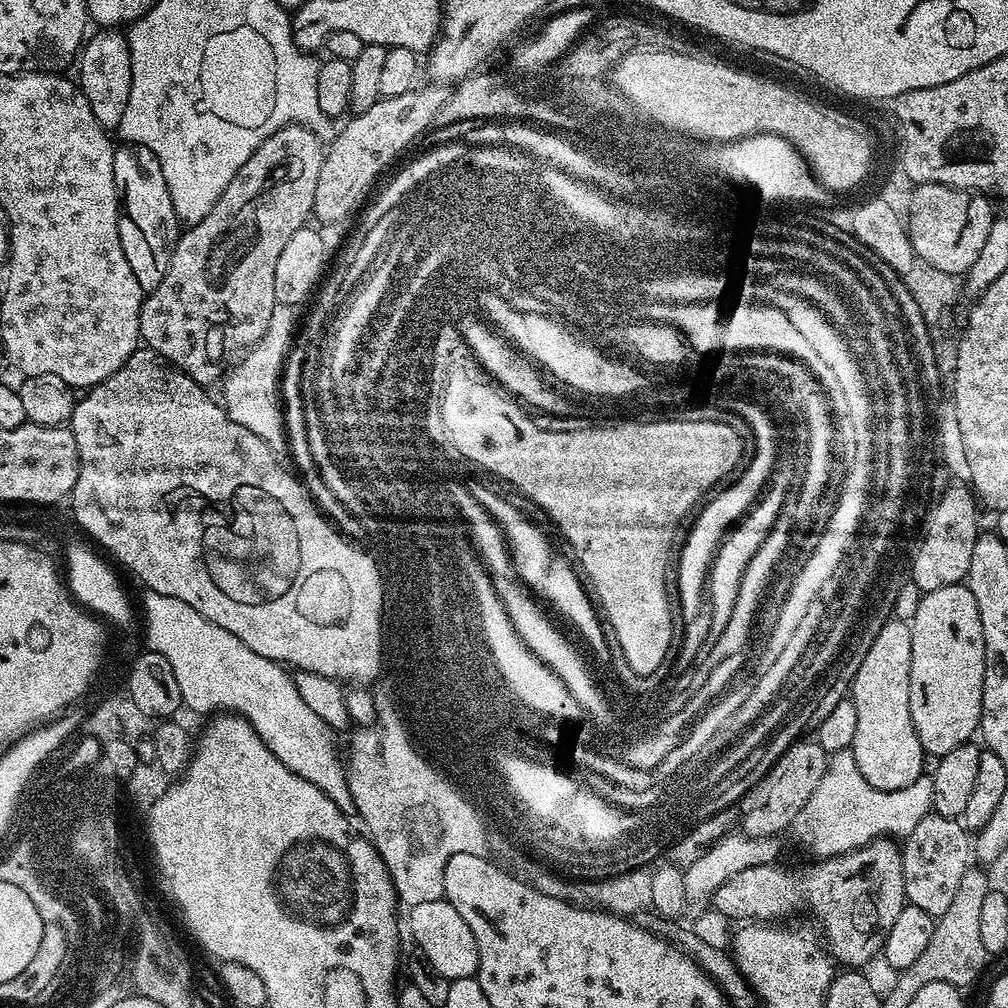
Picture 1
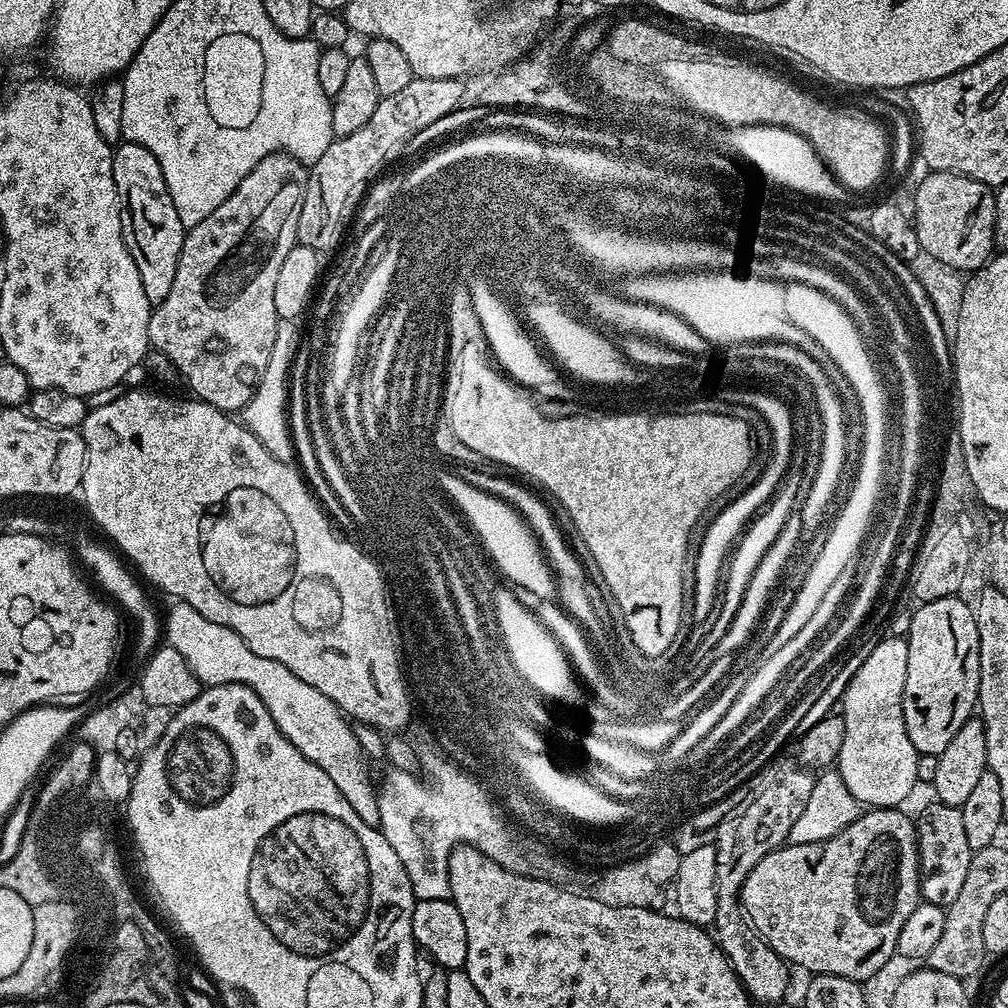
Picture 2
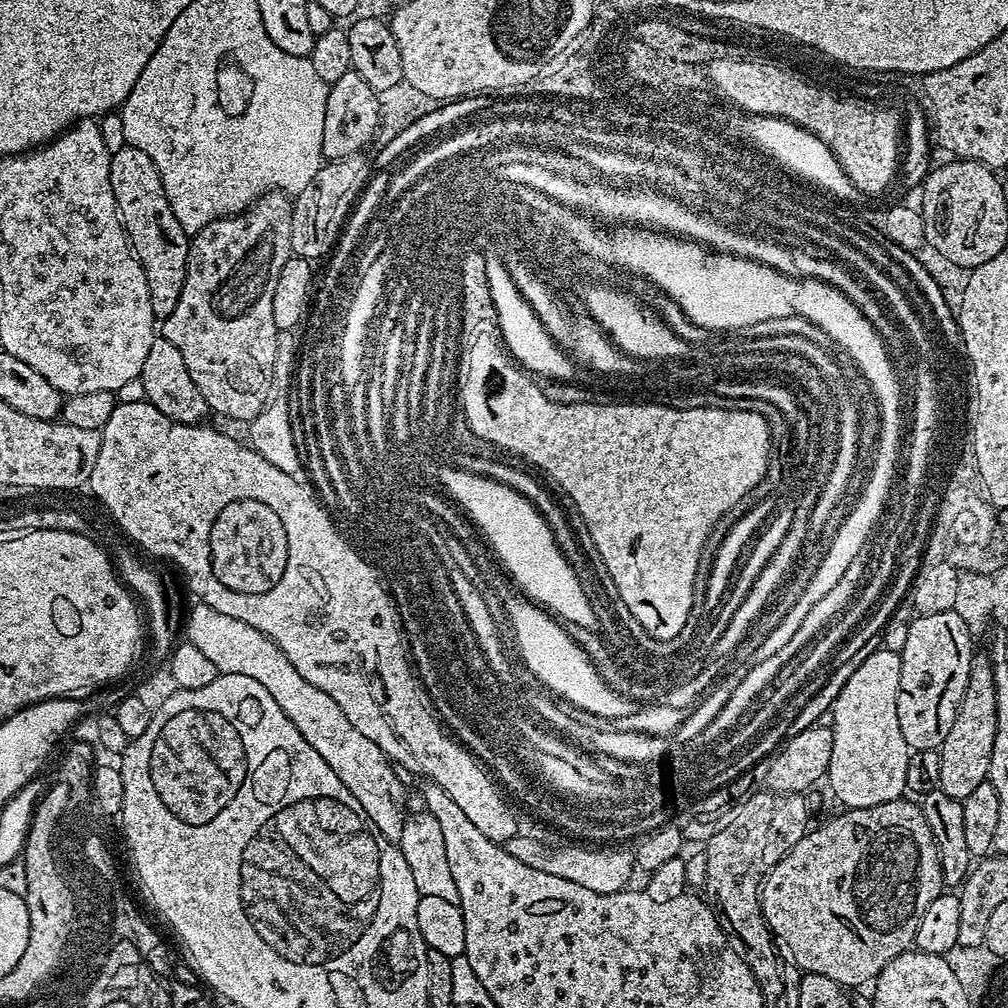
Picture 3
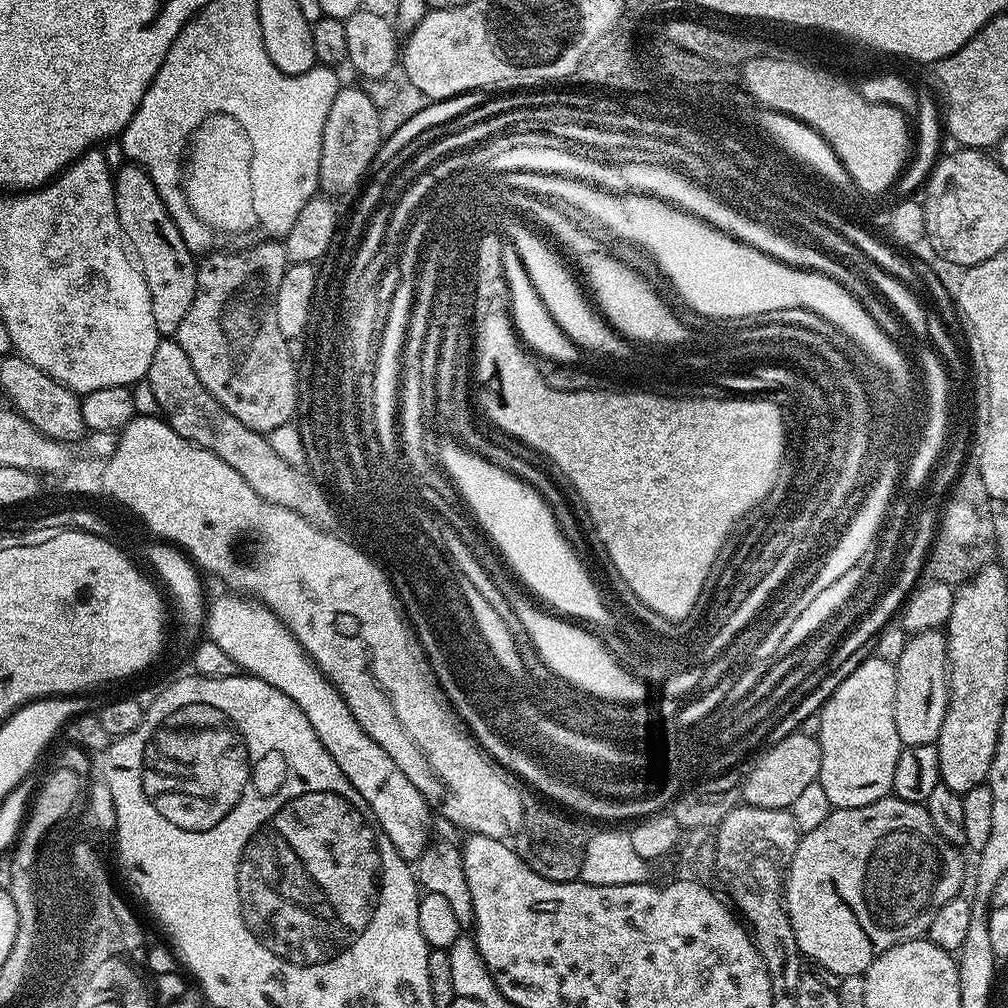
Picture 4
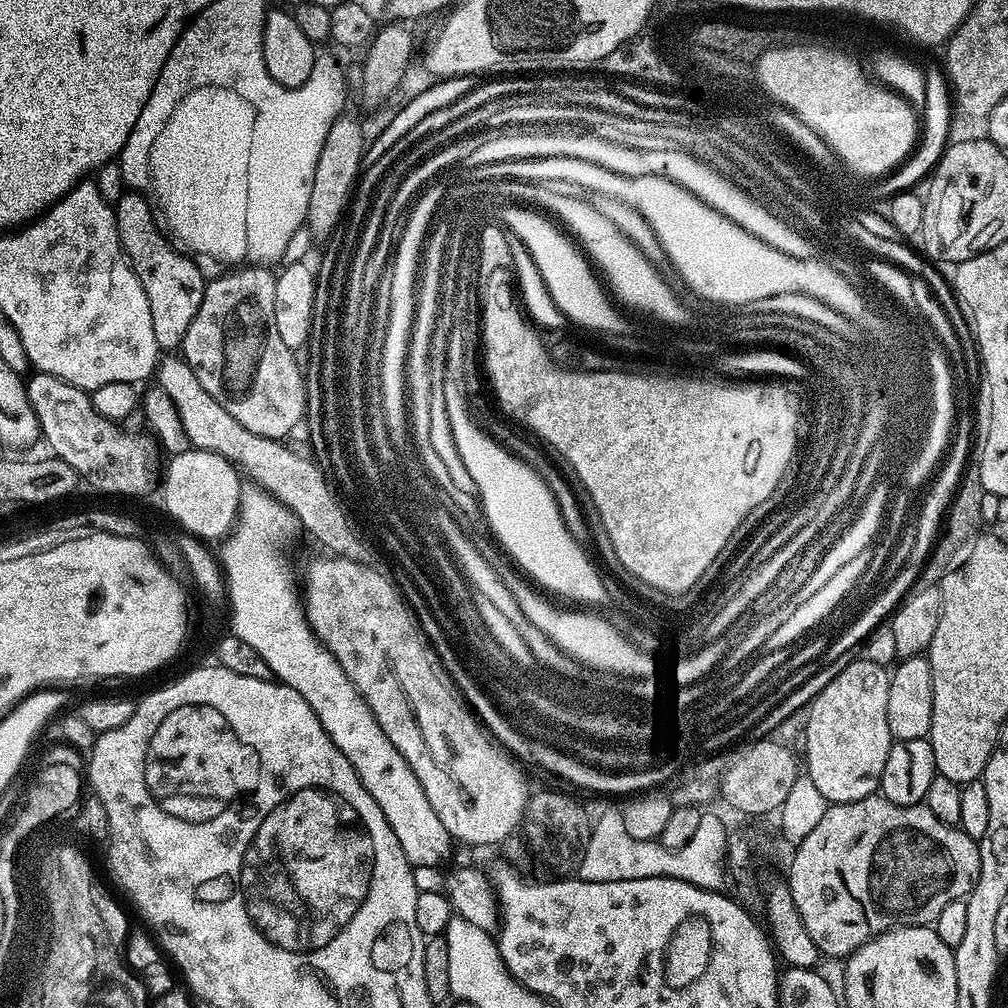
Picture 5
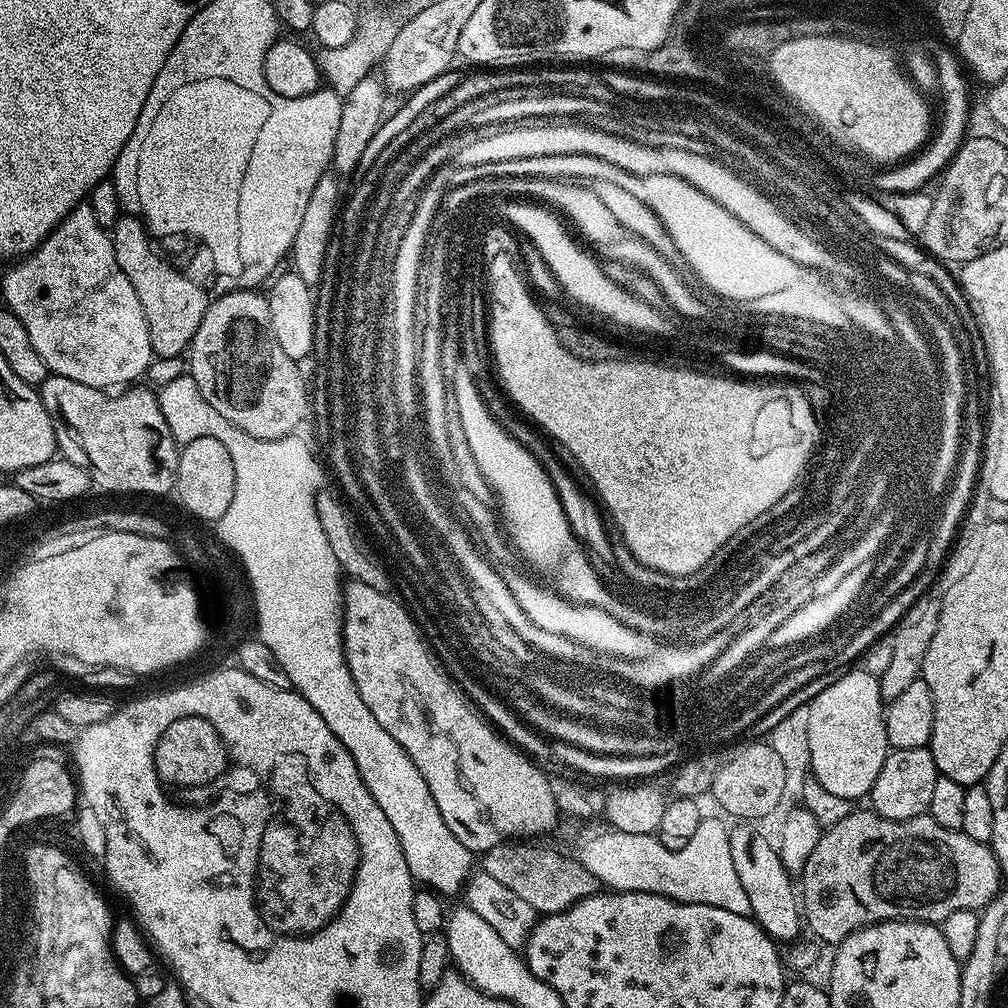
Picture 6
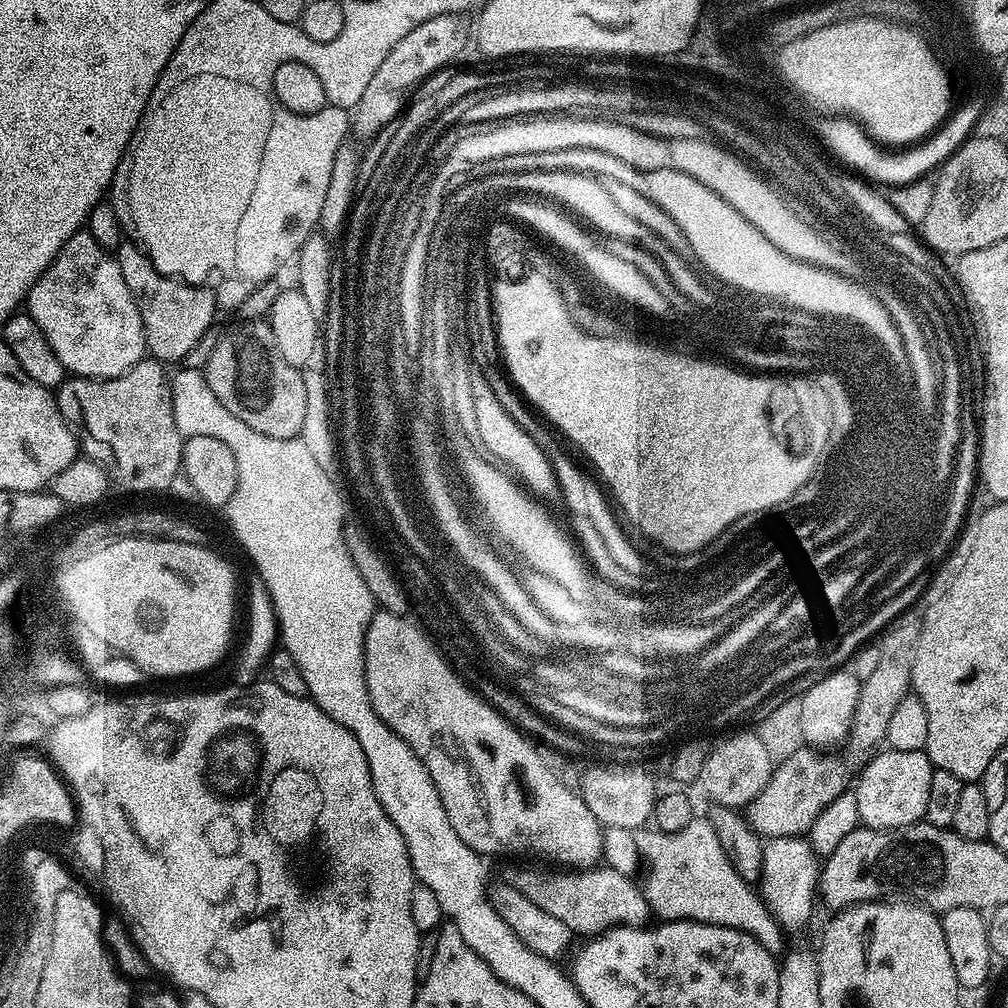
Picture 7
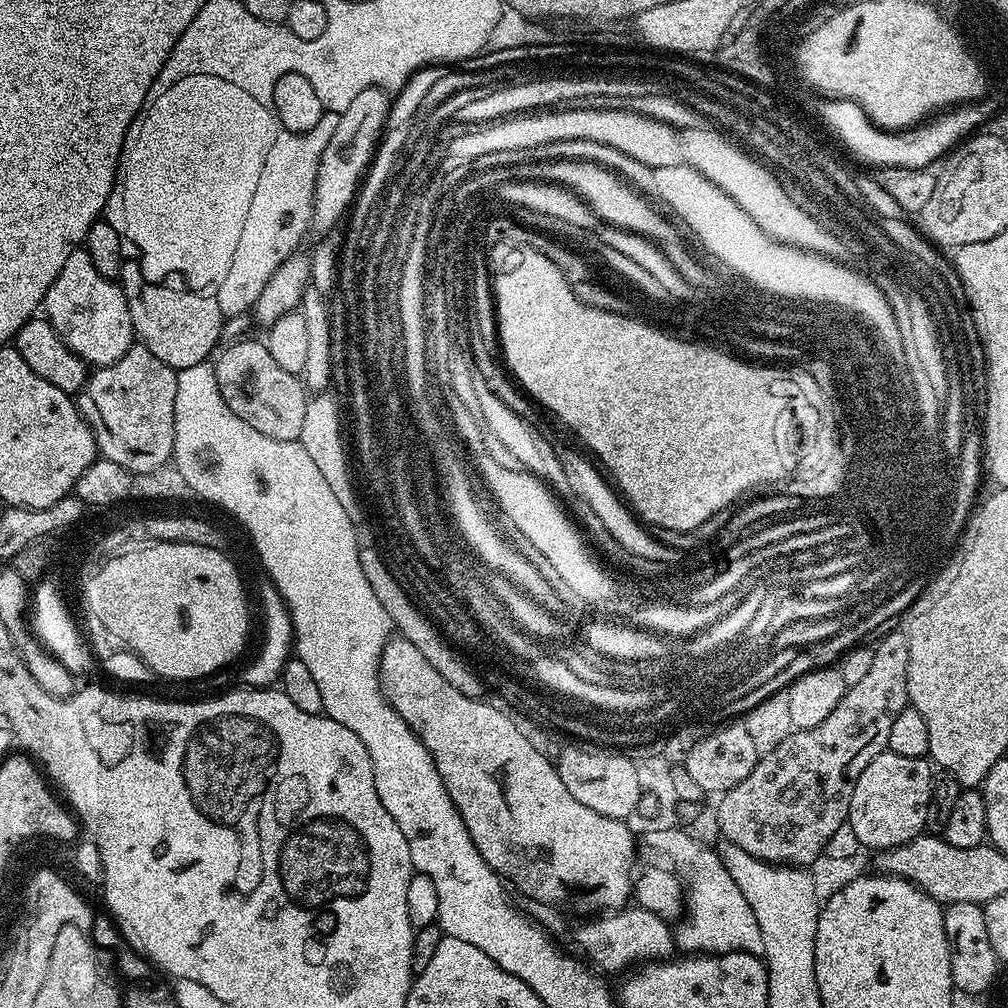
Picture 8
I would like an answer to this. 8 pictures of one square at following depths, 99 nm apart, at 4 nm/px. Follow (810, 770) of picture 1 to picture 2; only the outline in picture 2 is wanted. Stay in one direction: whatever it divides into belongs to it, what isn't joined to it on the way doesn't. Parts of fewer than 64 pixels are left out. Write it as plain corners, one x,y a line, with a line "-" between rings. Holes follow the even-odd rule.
786,756
781,757
751,776
748,784
749,788
751,786
752,788
744,796
745,804
738,806
736,804
725,817
721,818
720,824
717,824
714,829
714,835
716,835
716,840
714,839
716,850
716,890
714,893
716,922
714,932
718,937
718,943
724,952
724,957
728,959
730,966
740,977
744,989
748,991
749,997
757,1005
776,1004
787,994
790,965
756,933
740,906
740,891
750,874
750,870
754,870
754,866
758,866
758,862
762,862
762,858
766,858
766,854
770,854
776,848
784,847
790,834
790,826
794,826
794,822
798,822
802,810
806,810
806,801
810,798
810,793
813,790
815,775
795,759
792,760

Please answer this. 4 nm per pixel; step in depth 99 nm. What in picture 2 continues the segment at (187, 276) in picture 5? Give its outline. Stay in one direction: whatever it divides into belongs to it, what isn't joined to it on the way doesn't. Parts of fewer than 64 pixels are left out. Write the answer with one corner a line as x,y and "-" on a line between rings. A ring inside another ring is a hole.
121,143
113,151
112,165
124,241
130,250
130,258
134,258
134,266
138,266
142,290
146,290
146,298
155,306
166,298
166,294
170,294
186,229
178,218
158,159
154,158
150,150
132,143

